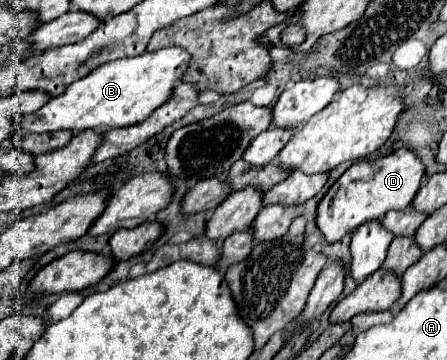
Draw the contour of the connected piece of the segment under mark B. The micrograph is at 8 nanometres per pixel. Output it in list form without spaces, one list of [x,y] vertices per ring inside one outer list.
[[[166,47],[158,51],[146,51],[136,57],[124,57],[100,65],[84,79],[72,83],[62,95],[48,101],[40,111],[32,115],[18,115],[16,125],[30,133],[50,133],[58,129],[102,129],[102,127],[128,127],[150,117],[152,109],[158,109],[172,97],[172,89],[180,83],[180,77],[188,69],[190,53],[180,47]]]

